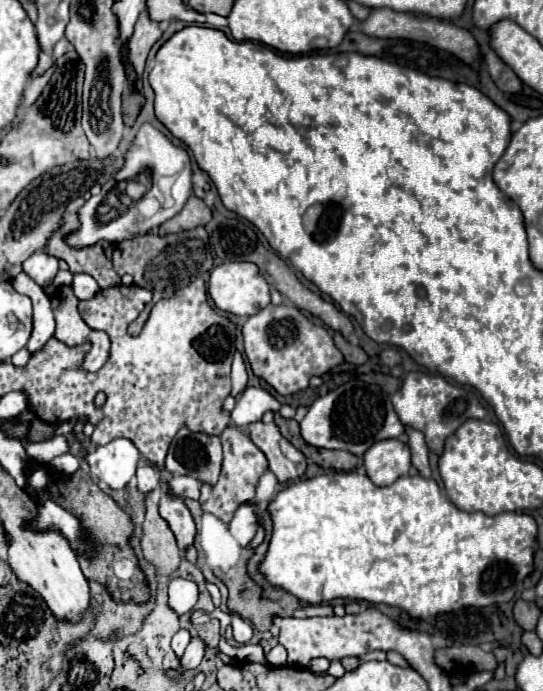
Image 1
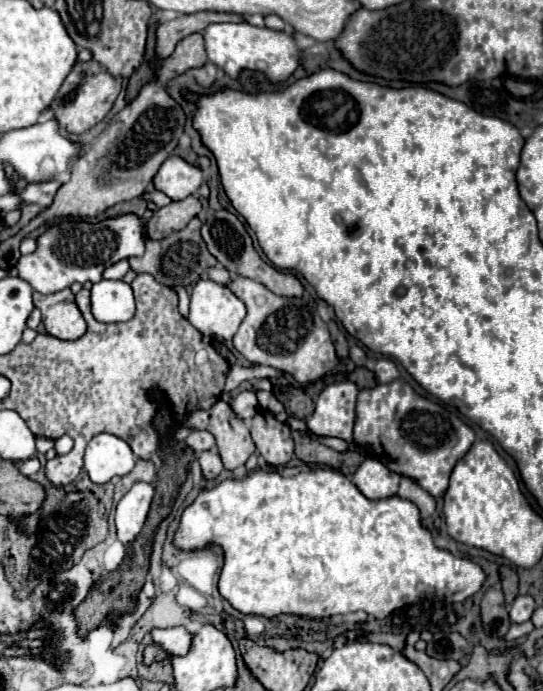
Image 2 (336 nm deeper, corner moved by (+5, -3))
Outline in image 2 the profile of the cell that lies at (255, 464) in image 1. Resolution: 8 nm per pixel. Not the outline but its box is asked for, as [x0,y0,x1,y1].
[186,401,256,469]

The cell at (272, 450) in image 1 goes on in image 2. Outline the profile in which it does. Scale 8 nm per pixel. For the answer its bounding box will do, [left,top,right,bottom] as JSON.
[250,411,294,467]

